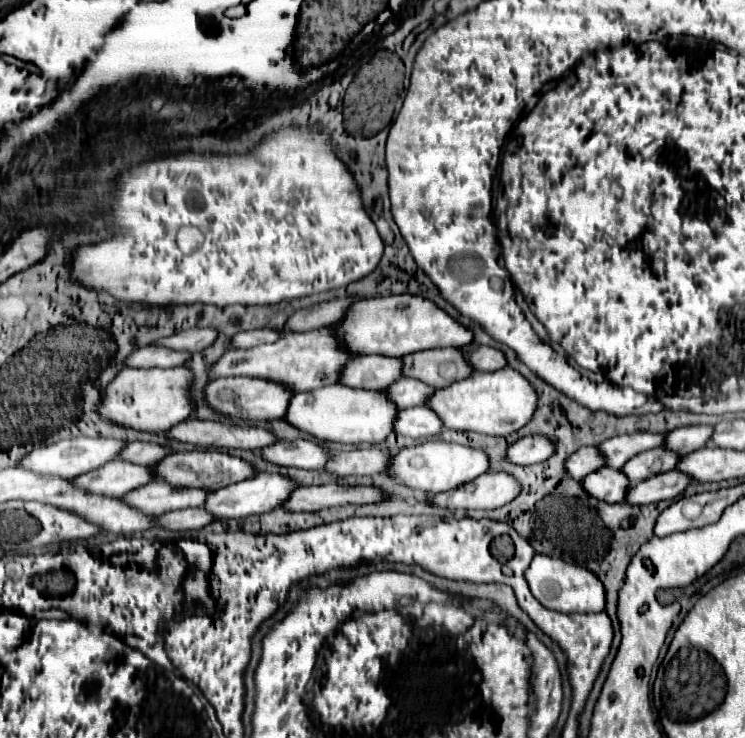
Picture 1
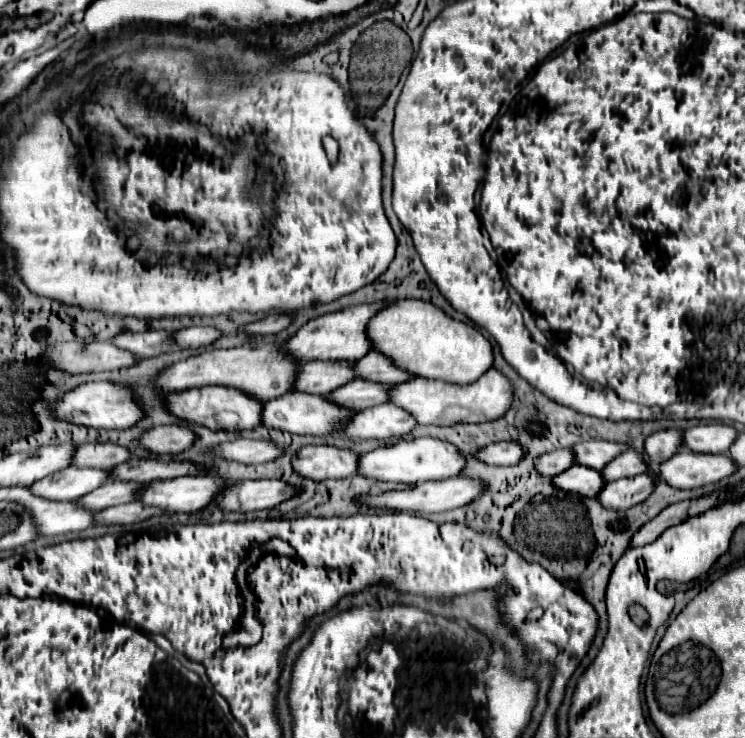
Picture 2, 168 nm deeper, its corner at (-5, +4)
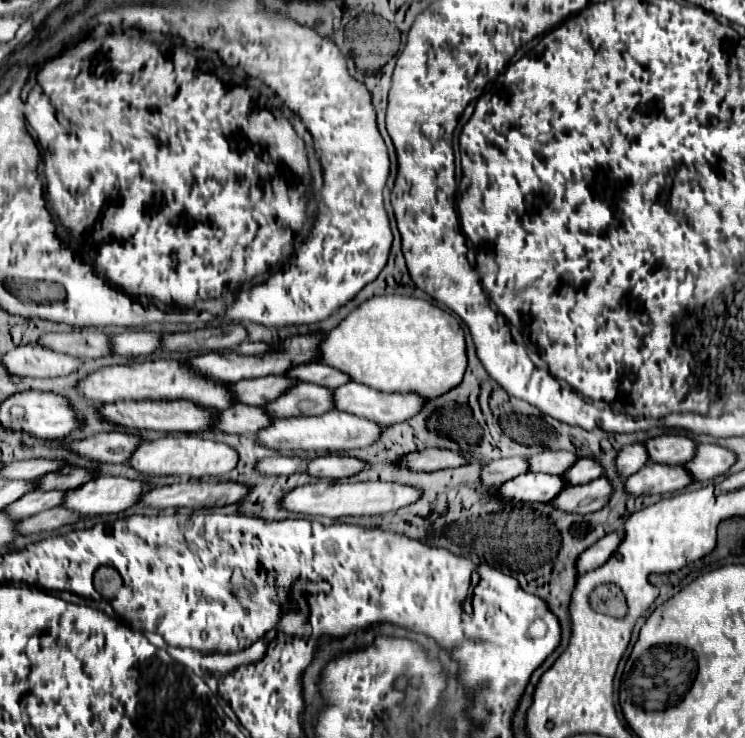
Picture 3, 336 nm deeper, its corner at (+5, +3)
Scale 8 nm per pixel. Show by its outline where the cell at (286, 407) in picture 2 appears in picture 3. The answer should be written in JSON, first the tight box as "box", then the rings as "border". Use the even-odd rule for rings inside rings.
{"box":[216,404,274,436],"border":[[[236,404],[218,414],[216,428],[228,434],[250,436],[260,432],[262,428],[268,428],[272,420],[274,418],[270,416],[270,412],[266,412],[266,408],[250,408],[248,404]]]}

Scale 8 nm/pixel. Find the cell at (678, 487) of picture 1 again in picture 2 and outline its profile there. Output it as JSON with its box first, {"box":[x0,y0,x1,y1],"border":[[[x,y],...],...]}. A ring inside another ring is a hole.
{"box":[596,473,652,509],"border":[[[642,473],[628,479],[608,481],[598,491],[596,501],[606,509],[628,509],[636,503],[642,503],[652,493],[652,477]]]}

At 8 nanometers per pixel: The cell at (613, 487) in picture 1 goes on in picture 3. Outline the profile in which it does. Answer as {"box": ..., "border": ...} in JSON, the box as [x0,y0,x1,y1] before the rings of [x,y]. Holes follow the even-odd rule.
{"box":[498,472,566,502],"border":[[[526,472],[522,476],[516,476],[514,480],[508,480],[500,486],[498,494],[508,500],[524,500],[524,502],[552,502],[558,492],[566,488],[564,476],[546,476],[546,474],[534,474]]]}

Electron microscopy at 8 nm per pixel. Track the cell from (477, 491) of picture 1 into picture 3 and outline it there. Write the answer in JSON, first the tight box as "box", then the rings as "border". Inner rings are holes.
{"box":[282,482,422,518],"border":[[[318,482],[294,488],[290,494],[284,496],[282,506],[290,512],[306,514],[306,516],[326,516],[326,518],[340,518],[340,516],[374,516],[374,514],[388,514],[396,512],[398,508],[406,508],[416,504],[422,498],[422,492],[414,486],[404,486],[396,482]]]}

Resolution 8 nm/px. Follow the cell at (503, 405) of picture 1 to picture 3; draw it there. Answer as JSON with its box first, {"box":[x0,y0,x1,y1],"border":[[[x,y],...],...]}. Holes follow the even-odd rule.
{"box":[334,382,426,426],"border":[[[348,382],[334,390],[336,410],[370,418],[382,426],[392,426],[414,418],[426,404],[418,392],[380,392],[366,384]]]}

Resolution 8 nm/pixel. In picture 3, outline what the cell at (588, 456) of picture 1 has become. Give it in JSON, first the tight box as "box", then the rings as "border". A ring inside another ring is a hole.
{"box":[482,458,530,484],"border":[[[502,458],[496,462],[490,462],[482,468],[482,478],[486,484],[504,484],[506,480],[512,480],[518,474],[524,474],[530,470],[530,464],[526,458]]]}

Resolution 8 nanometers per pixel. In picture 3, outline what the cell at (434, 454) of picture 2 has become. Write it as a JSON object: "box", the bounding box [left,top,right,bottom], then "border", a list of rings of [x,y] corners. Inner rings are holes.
{"box":[308,454,364,480],"border":[[[340,454],[320,456],[312,460],[308,466],[308,474],[316,478],[328,478],[328,480],[352,478],[362,470],[364,470],[364,460],[358,460],[352,456],[340,456]]]}

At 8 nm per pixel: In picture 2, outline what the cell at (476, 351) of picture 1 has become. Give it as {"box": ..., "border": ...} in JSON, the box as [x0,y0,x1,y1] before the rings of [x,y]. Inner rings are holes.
{"box":[366,299,492,385],"border":[[[420,299],[392,301],[388,307],[378,311],[368,321],[366,333],[368,333],[368,341],[372,341],[372,351],[382,353],[398,369],[408,371],[410,375],[416,375],[416,377],[442,379],[442,381],[456,383],[456,385],[468,385],[468,383],[476,381],[484,371],[488,371],[492,367],[492,345],[490,345],[490,341],[486,337],[482,337],[482,333],[476,327],[452,319],[442,309],[438,309],[436,305],[420,301]]]}

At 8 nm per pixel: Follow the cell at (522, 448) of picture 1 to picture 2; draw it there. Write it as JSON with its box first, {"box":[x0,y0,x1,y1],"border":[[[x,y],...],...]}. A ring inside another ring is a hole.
{"box":[474,443,524,465],"border":[[[492,443],[474,453],[474,457],[486,465],[514,465],[524,457],[524,449],[518,443]]]}

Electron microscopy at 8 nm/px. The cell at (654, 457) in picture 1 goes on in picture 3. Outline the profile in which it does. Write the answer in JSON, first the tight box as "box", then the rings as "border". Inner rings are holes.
{"box":[564,458,604,484],"border":[[[580,458],[580,460],[564,474],[564,478],[566,478],[568,484],[586,484],[586,482],[596,480],[596,478],[600,478],[600,476],[604,476],[604,468],[602,468],[598,462],[594,462],[592,458]]]}

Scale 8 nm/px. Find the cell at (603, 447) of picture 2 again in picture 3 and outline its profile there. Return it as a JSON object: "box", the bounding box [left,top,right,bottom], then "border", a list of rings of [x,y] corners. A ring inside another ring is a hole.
{"box":[530,450,578,474],"border":[[[550,450],[542,452],[538,456],[530,458],[530,472],[544,472],[544,474],[564,474],[570,464],[578,460],[578,454],[574,452],[562,452],[562,450]]]}

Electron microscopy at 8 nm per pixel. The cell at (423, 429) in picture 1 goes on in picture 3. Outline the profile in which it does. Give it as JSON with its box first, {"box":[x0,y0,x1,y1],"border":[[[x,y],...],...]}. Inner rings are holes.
{"box":[256,412,382,452],"border":[[[326,412],[320,416],[302,416],[302,418],[276,418],[270,428],[260,430],[256,438],[274,450],[330,450],[330,452],[344,452],[354,448],[370,446],[382,434],[382,426],[374,424],[372,420],[362,420],[360,416],[348,412]]]}

